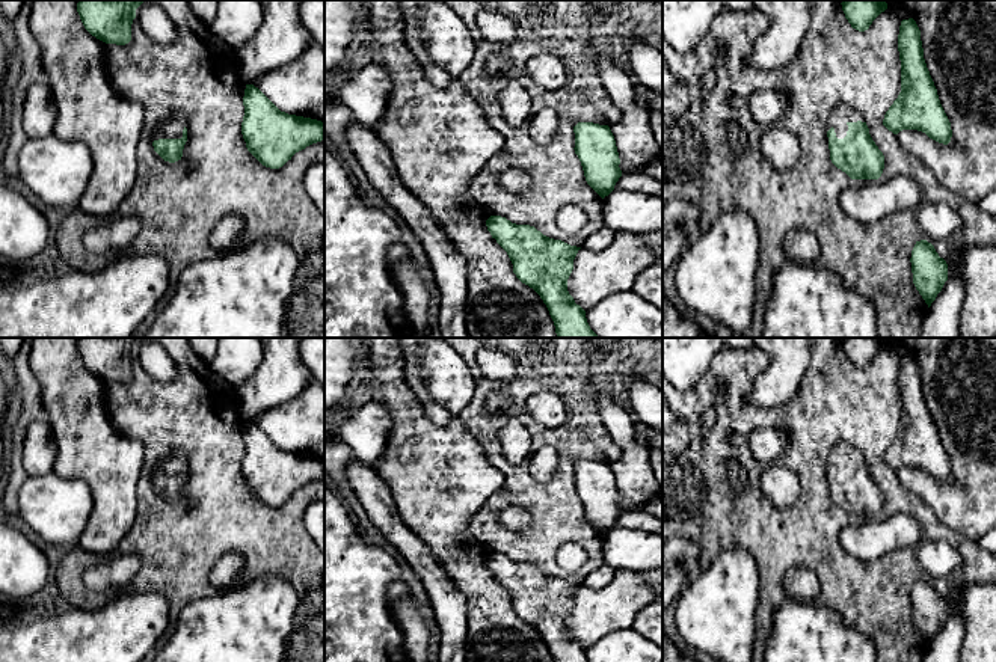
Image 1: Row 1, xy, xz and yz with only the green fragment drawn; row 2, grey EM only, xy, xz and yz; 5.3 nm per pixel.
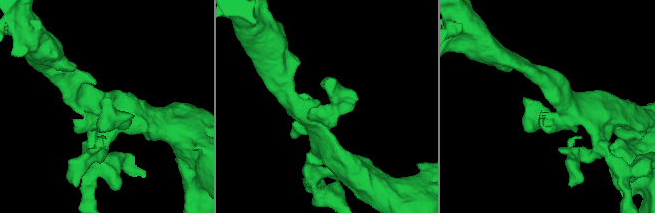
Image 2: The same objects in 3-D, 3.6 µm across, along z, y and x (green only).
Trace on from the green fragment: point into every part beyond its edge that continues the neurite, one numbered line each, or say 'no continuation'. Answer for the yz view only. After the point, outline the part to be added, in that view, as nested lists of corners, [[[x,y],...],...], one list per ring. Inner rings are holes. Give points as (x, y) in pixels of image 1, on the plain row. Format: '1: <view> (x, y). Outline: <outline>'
1: yz (841, 453). Outline: [[[841,442],[841,443],[835,445],[833,449],[830,451],[827,469],[833,464],[836,475],[844,477],[848,469],[847,461],[857,460],[857,458],[865,460],[863,454],[857,448],[854,448],[845,442]]]

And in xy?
1: xy (172, 466). Outline: [[[181,454],[164,458],[154,472],[154,477],[181,477],[186,460]]]

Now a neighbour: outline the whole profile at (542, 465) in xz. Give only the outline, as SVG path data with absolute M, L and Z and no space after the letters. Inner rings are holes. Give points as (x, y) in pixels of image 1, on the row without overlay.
M554 448L533 451L527 460L534 480L546 483L554 478L558 467L558 452Z

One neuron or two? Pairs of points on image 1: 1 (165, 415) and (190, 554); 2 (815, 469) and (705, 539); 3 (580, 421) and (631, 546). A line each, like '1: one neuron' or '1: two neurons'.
1: one neuron
2: one neuron
3: two neurons

